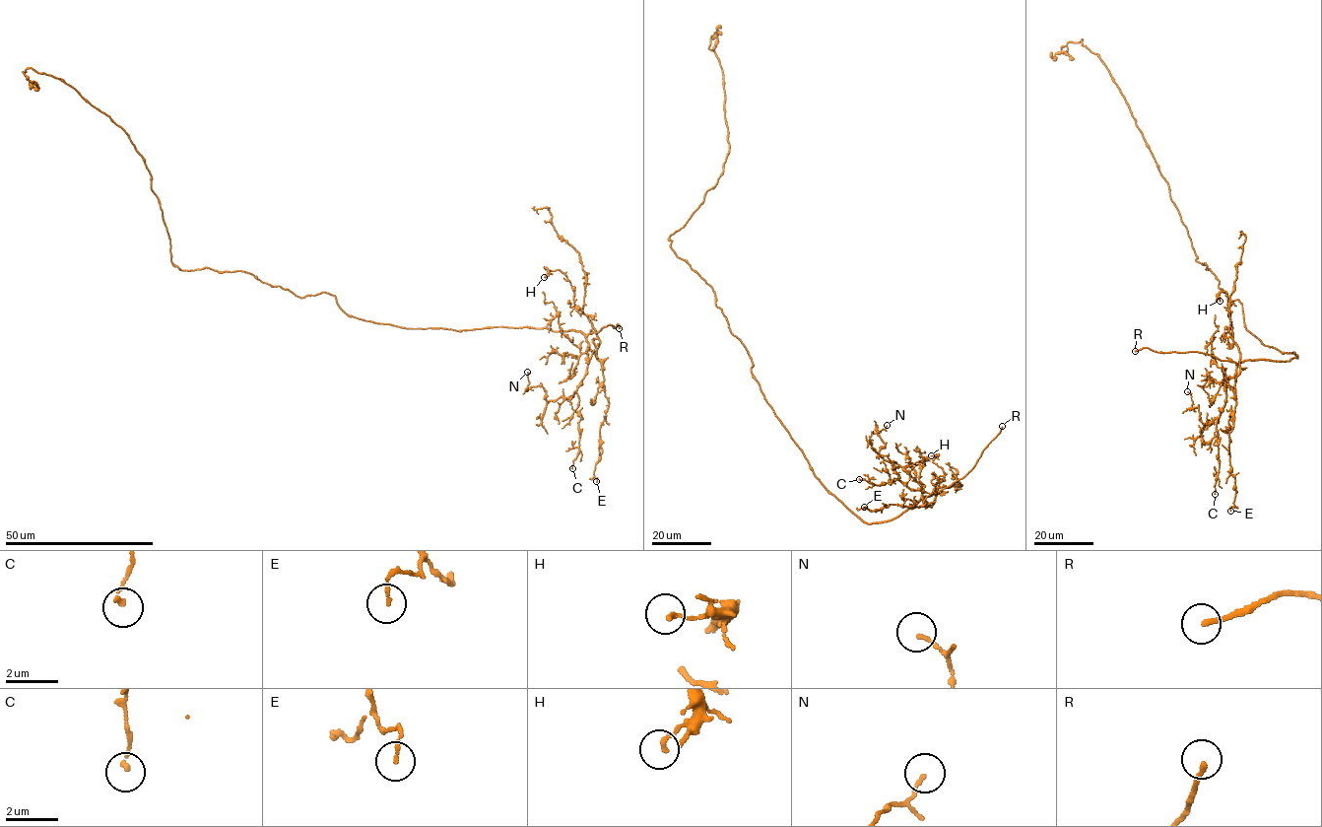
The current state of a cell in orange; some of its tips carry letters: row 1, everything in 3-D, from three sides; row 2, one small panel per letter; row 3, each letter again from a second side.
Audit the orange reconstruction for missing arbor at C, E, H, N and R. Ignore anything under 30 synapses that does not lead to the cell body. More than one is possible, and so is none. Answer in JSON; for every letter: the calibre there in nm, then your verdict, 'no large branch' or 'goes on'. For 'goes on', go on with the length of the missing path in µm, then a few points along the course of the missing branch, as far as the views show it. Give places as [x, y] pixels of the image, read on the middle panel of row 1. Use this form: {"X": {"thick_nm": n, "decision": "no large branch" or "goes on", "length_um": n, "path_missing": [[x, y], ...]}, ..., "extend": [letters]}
{"C": {"thick_nm": 160, "decision": "no large branch"}, "E": {"thick_nm": 110, "decision": "no large branch"}, "H": {"thick_nm": 170, "decision": "no large branch"}, "N": {"thick_nm": 130, "decision": "no large branch"}, "R": {"thick_nm": 190, "decision": "goes on", "length_um": 35}, "extend": ["R"]}

